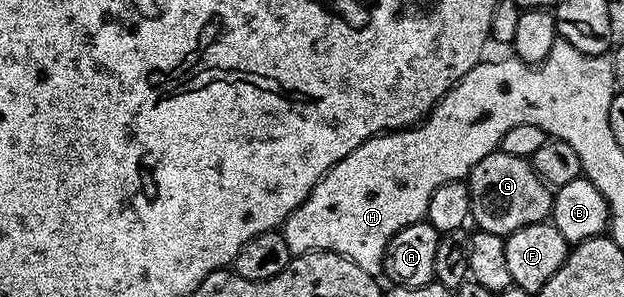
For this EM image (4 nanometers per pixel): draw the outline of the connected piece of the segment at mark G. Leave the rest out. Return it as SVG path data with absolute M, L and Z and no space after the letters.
M500 148L483 156L468 176L471 208L469 213L476 229L506 235L527 224L539 224L553 213L554 191L535 172L532 161L519 156L507 156Z

